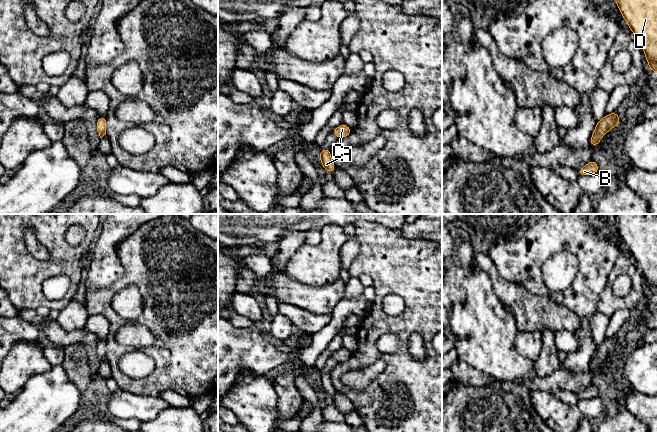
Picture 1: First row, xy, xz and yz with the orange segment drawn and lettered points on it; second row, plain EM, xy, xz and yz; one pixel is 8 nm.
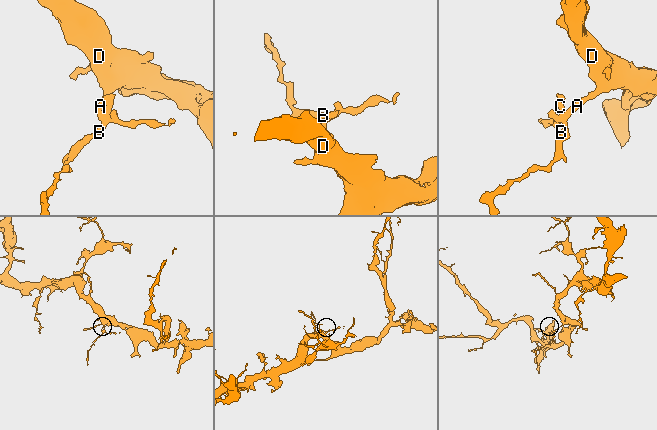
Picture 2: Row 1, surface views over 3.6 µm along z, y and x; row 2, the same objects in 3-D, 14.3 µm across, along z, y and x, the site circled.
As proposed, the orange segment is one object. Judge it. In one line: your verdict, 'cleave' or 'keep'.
keep

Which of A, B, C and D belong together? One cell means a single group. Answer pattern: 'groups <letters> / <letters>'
groups A B C D

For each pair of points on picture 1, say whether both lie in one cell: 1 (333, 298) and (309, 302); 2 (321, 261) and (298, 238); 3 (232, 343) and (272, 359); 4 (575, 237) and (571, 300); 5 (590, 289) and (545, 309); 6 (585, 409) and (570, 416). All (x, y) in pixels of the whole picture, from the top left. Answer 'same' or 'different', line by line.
1: same
2: different
3: same
4: same
5: different
6: different

